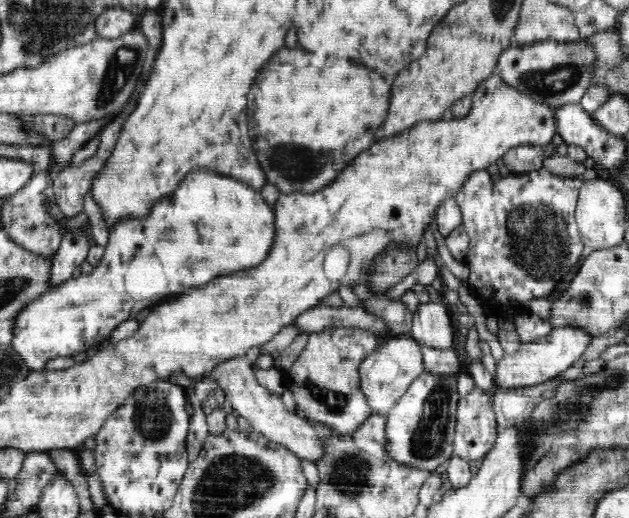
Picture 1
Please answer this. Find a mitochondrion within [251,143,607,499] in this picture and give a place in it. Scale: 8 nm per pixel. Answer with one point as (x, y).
(539, 238)

